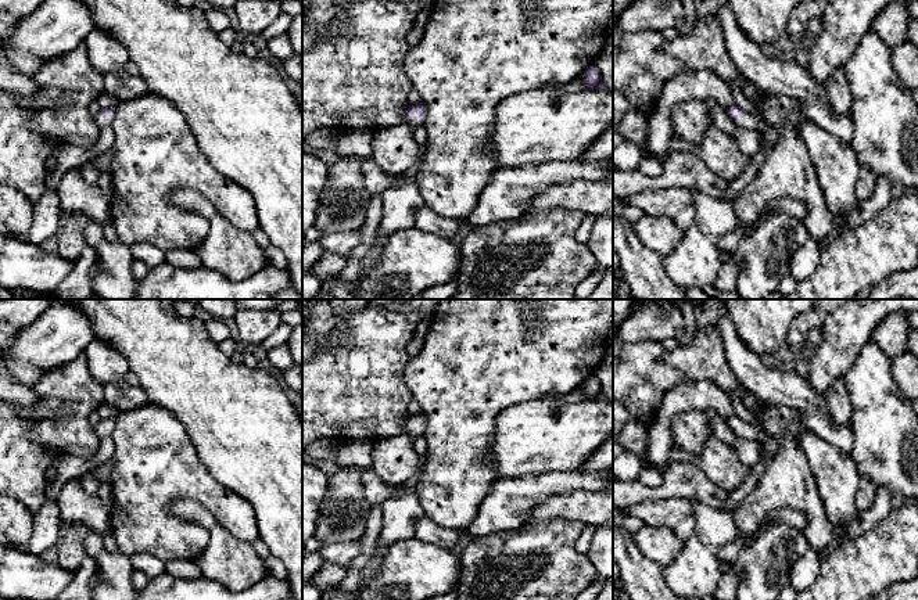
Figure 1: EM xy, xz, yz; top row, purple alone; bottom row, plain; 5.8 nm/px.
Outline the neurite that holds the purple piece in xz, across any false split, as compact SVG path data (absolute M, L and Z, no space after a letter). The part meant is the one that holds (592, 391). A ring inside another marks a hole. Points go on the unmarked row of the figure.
M591 376L582 385L584 388L584 399L585 400L603 400L606 399L600 381L596 376Z

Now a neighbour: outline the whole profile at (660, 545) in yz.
M650 525L642 527L634 535L634 542L645 557L661 567L671 564L685 545L685 540L668 528Z

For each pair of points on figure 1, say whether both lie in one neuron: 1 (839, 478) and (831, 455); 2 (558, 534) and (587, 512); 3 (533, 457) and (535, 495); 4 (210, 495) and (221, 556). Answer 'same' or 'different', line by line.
1: same
2: different
3: different
4: different

